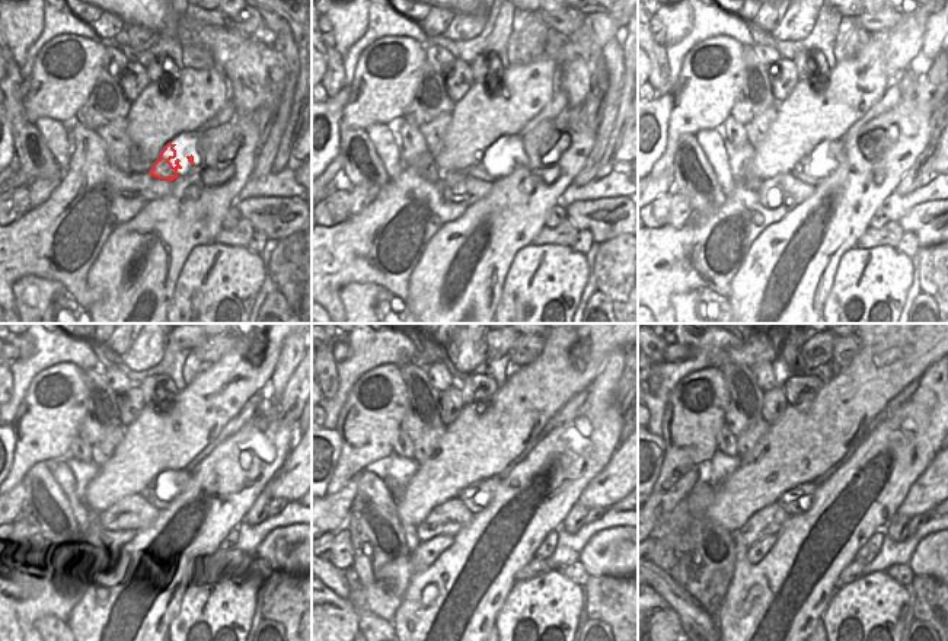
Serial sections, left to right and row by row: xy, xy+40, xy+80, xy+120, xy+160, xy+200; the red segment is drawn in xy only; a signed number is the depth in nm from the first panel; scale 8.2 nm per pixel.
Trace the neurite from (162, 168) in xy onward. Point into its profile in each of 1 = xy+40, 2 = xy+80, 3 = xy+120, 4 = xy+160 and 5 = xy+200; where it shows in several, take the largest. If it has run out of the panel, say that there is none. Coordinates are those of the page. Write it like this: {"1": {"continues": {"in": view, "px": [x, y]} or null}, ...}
{"1": {"continues": {"in": "xy+40", "px": [482, 172]}}, "2": {"continues": {"in": "xy+80", "px": [804, 171]}}, "3": {"continues": {"in": "xy+120", "px": [152, 494]}}, "4": {"continues": {"in": "xy+160", "px": [475, 497]}}, "5": {"continues": {"in": "xy+200", "px": [797, 500]}}}

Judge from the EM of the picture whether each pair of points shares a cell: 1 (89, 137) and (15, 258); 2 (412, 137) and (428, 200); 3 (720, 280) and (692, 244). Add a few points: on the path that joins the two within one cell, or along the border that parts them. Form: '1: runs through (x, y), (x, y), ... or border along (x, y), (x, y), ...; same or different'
1: runs through (89, 168), (89, 179), (45, 227); same
2: runs through (409, 153), (409, 181), (412, 184); same
3: runs through (712, 271), (701, 252); same

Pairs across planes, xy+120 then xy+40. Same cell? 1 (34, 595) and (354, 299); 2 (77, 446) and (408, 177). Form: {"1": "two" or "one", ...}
{"1": "two", "2": "one"}

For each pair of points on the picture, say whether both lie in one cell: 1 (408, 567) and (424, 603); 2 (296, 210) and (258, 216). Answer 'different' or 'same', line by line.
1: different
2: same

